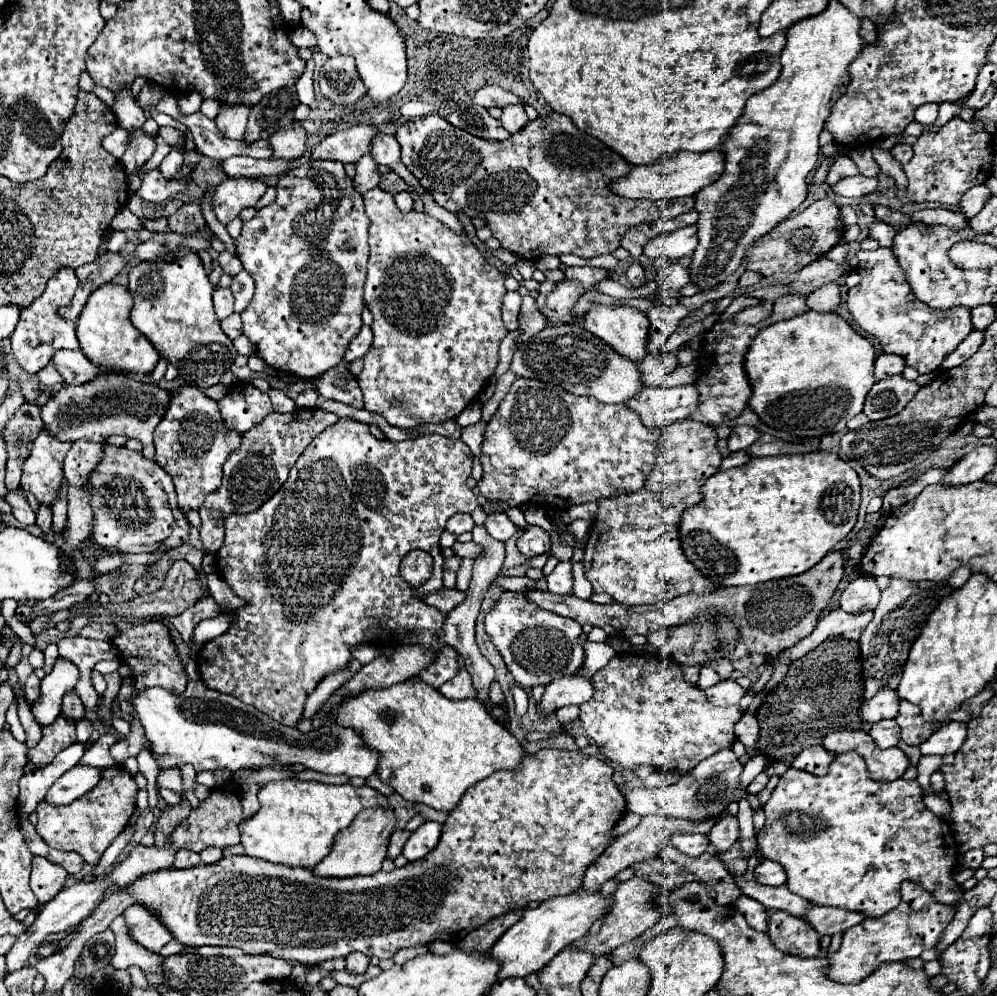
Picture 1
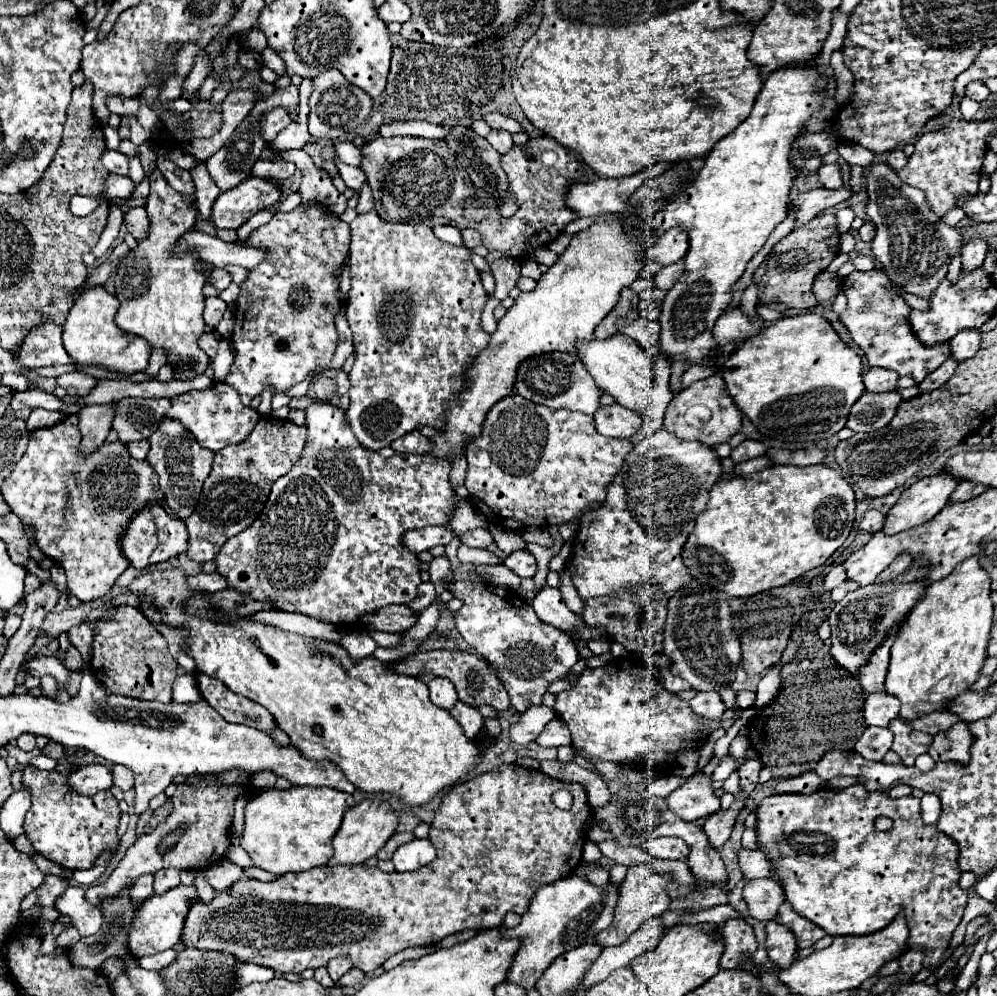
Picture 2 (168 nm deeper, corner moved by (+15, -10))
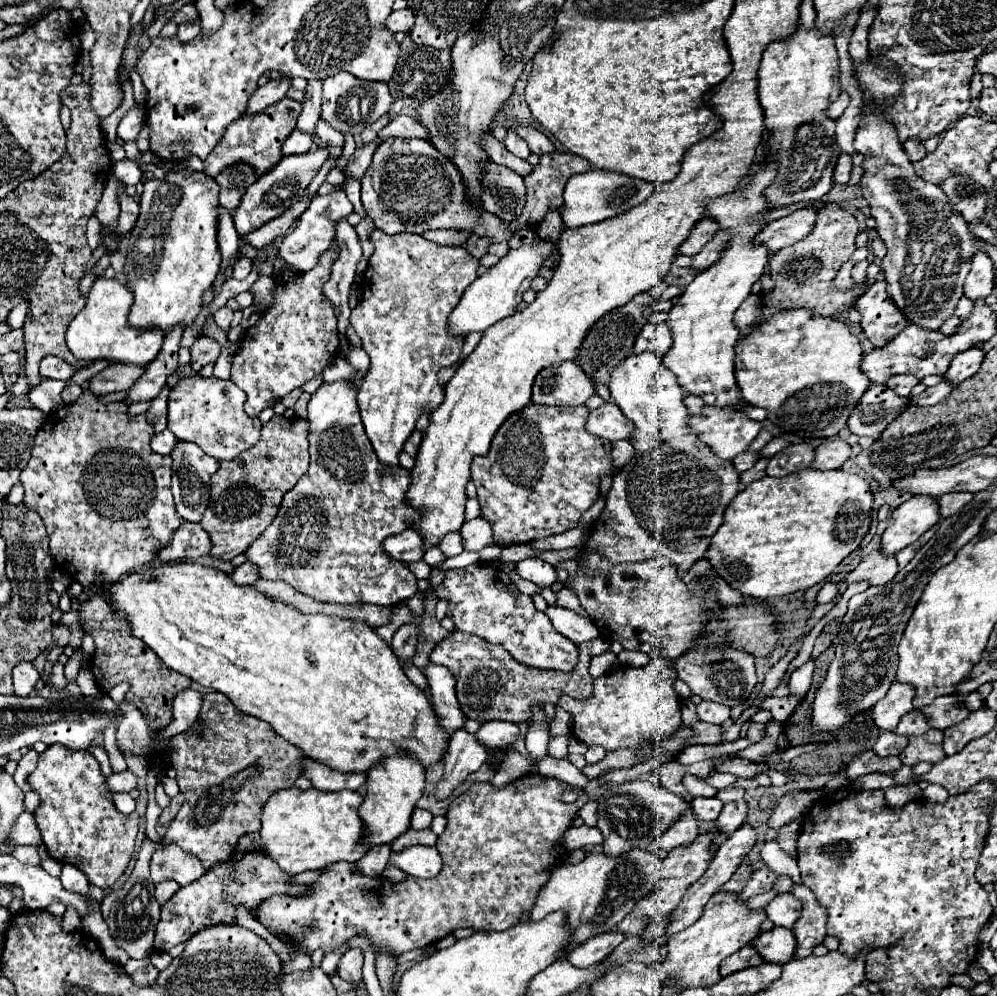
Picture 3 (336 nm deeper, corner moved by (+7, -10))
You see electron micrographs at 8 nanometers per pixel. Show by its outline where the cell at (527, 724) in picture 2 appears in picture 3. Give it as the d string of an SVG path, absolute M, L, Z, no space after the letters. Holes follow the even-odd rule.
M488 721L476 731L476 739L486 749L506 749L512 741L518 739L518 735L518 725L508 721Z

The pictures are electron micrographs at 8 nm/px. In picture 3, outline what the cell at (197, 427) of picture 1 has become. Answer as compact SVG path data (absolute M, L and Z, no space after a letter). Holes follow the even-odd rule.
M180 441L174 447L172 459L174 459L174 465L172 465L172 469L174 469L174 475L172 475L172 493L174 493L176 511L180 513L180 517L184 521L200 523L202 521L202 515L204 515L204 511L208 507L208 499L210 499L210 477L216 473L218 461L212 459L210 455L206 455L194 443L184 443L184 441Z

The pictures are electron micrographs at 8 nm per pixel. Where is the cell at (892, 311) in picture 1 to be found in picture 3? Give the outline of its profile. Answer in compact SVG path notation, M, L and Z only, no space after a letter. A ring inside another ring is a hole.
M882 279L872 283L854 307L860 311L860 327L874 347L888 345L908 325L906 317L888 297L886 283Z

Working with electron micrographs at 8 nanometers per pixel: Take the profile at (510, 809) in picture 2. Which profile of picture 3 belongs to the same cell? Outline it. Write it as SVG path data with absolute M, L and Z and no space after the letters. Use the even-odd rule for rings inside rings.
M522 775L502 789L494 789L490 783L476 783L448 807L448 825L436 843L444 867L434 879L408 877L402 883L392 883L384 877L366 877L358 873L354 863L334 863L310 887L310 895L274 895L260 905L258 919L268 931L280 931L284 937L290 937L296 949L308 955L320 947L330 953L360 933L372 937L374 949L400 955L416 947L428 947L460 927L470 927L474 931L504 931L516 925L524 911L534 907L540 889L550 877L550 869L556 861L564 861L566 849L562 845L562 835L586 803L586 793L580 793L578 801L572 805L562 803L560 793L564 787L562 781L542 775Z

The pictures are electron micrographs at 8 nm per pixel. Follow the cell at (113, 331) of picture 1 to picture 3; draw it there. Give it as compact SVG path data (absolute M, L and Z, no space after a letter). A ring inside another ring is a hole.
M98 277L92 283L90 295L86 299L86 307L70 321L66 329L66 345L68 349L84 361L108 359L114 363L134 363L134 365L148 365L160 351L164 331L158 327L154 329L136 329L128 325L128 313L134 303L132 291L118 283L116 279Z

